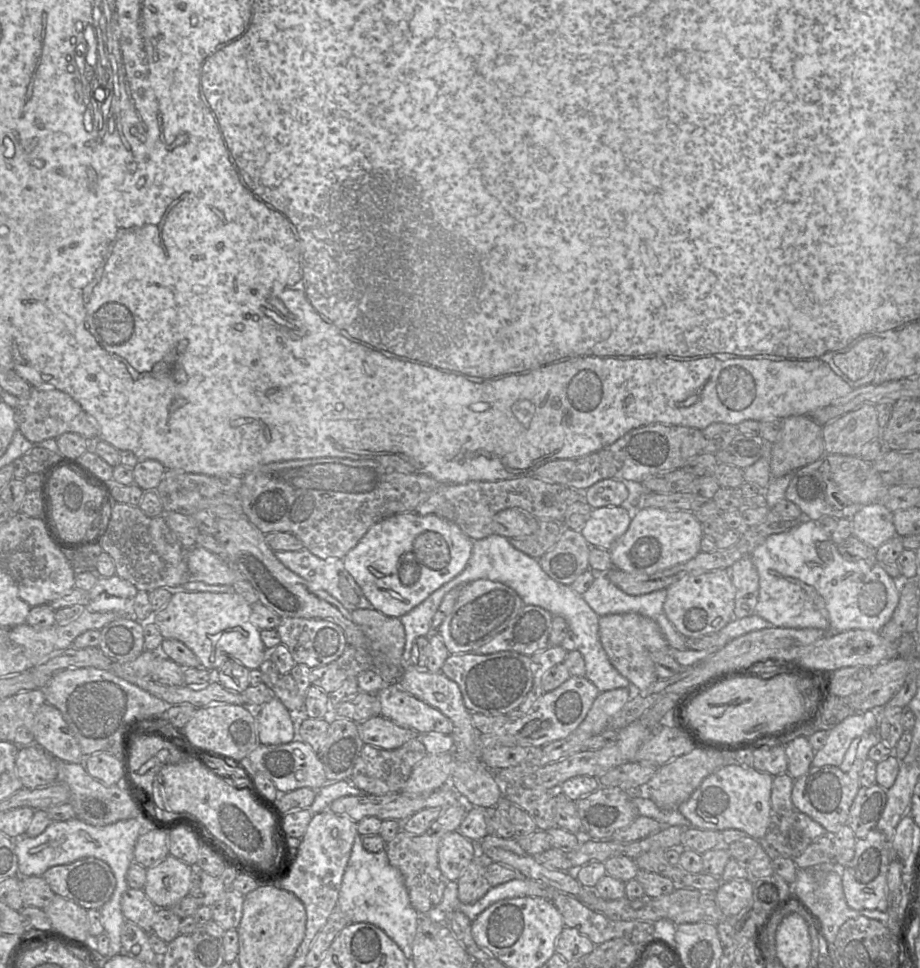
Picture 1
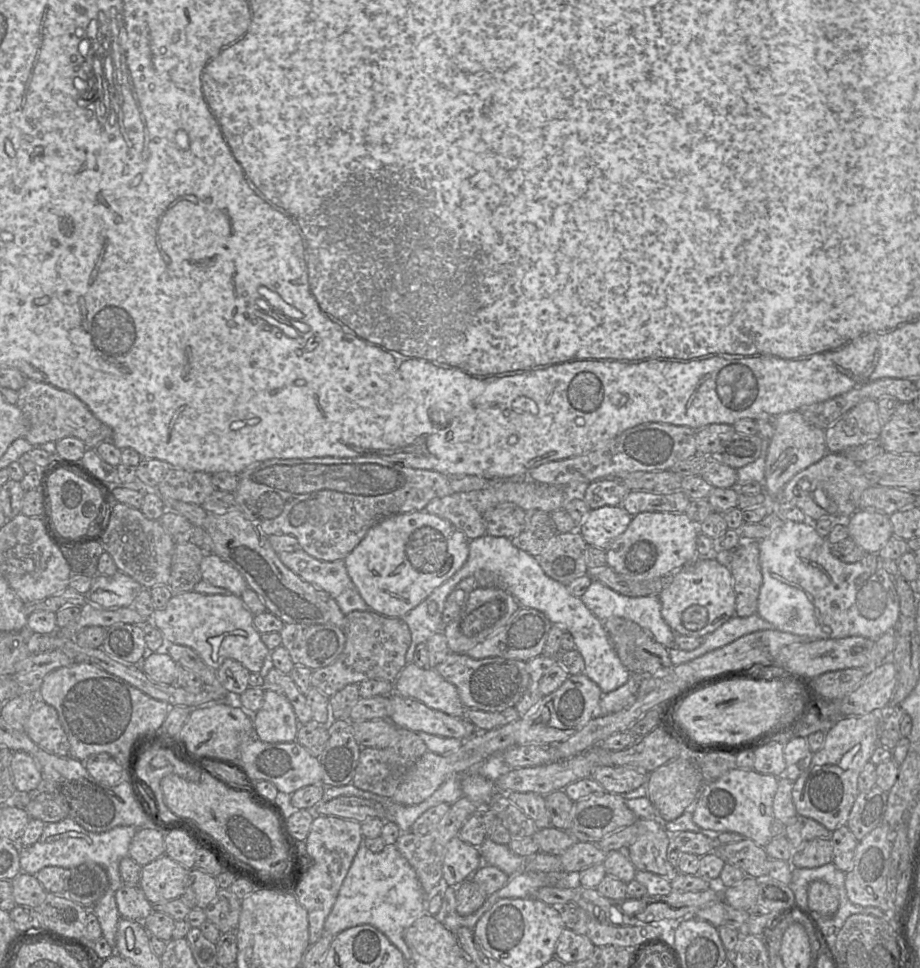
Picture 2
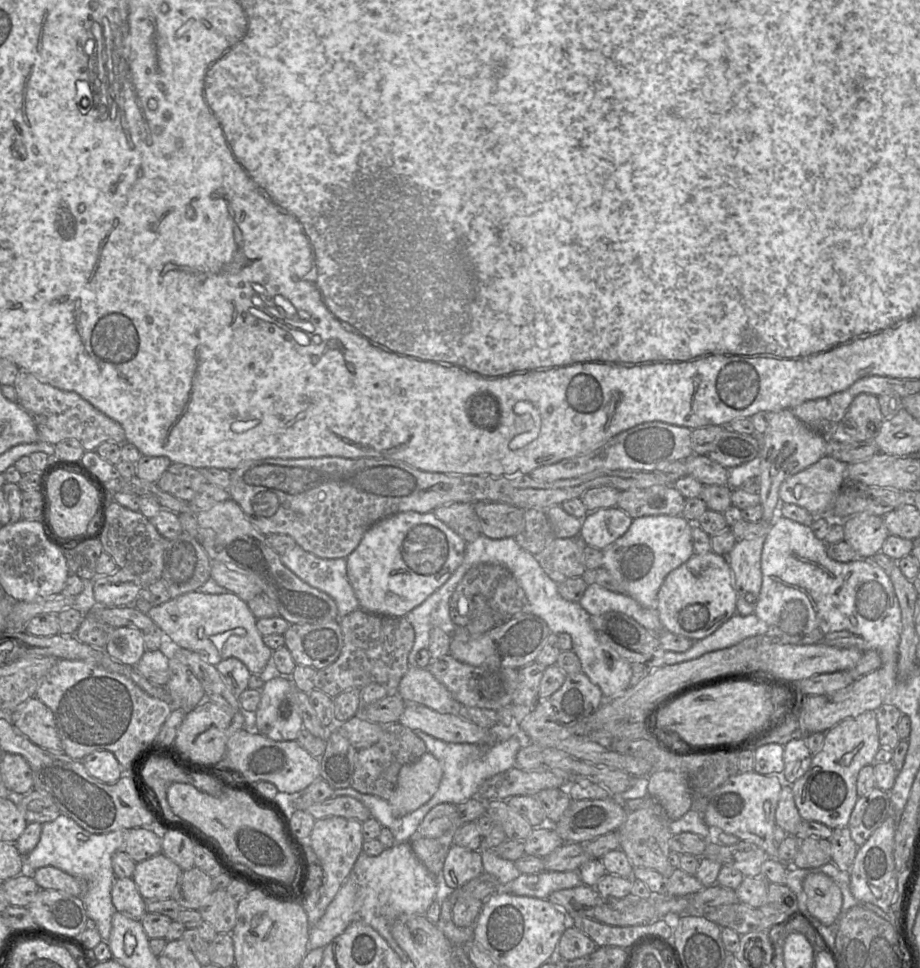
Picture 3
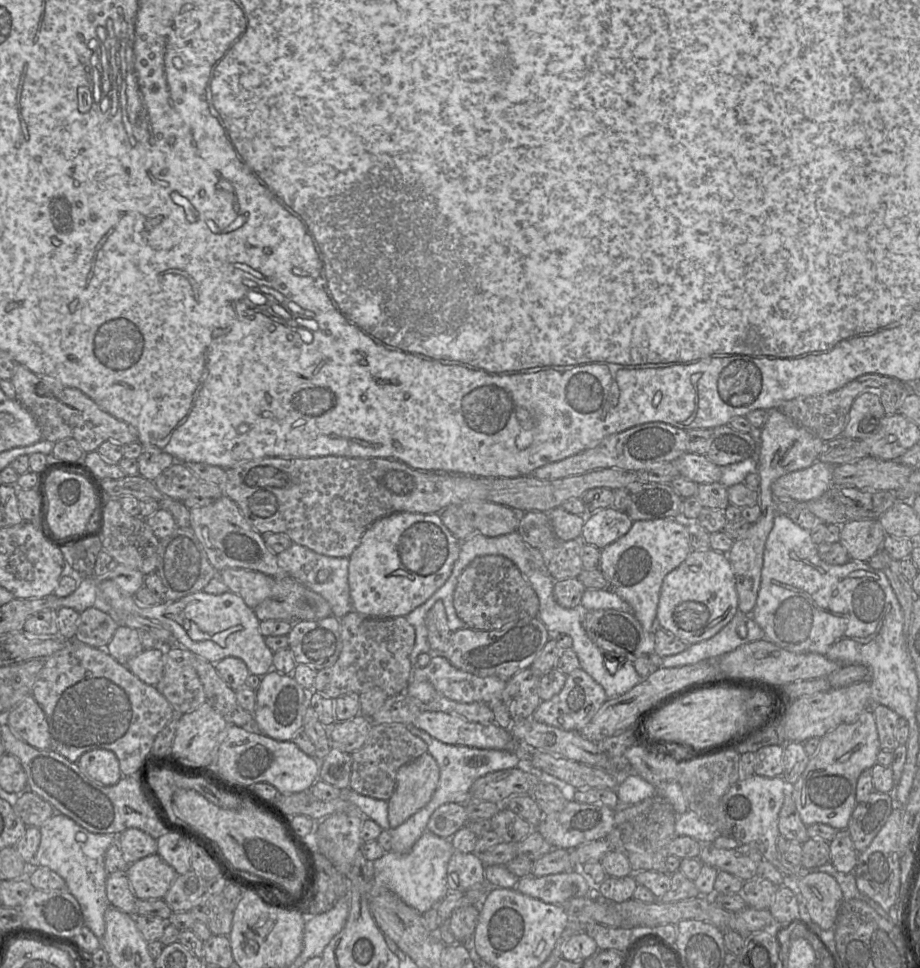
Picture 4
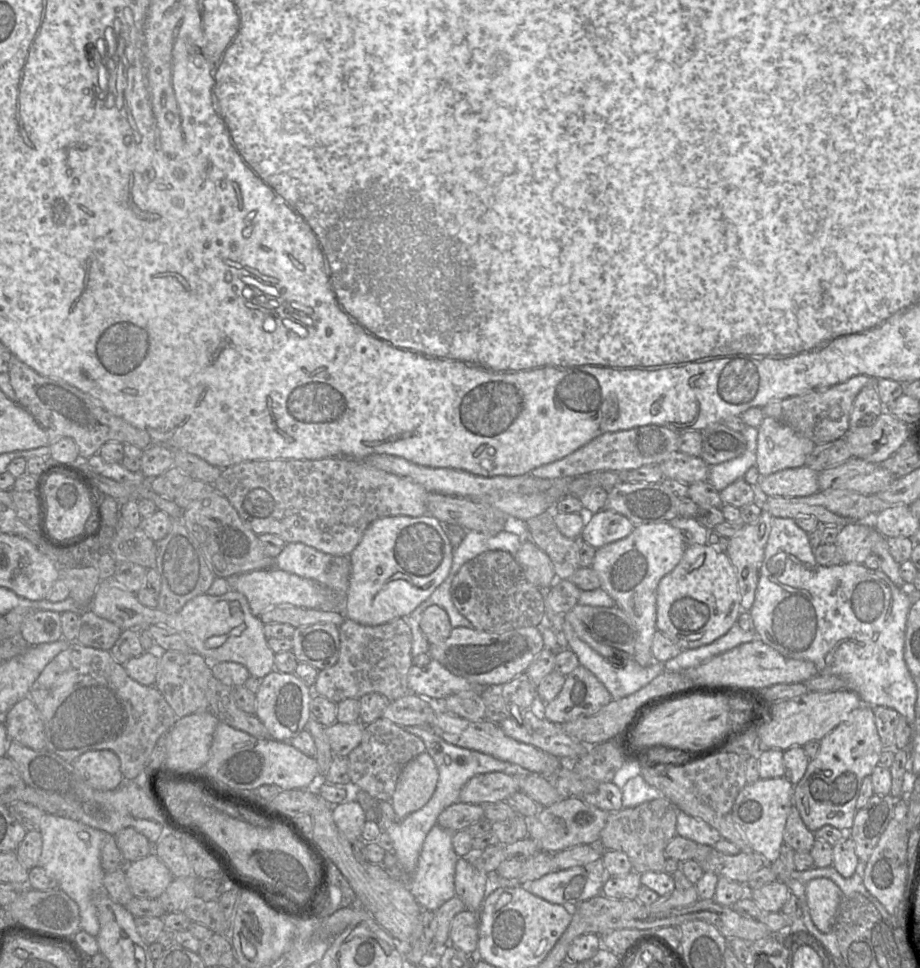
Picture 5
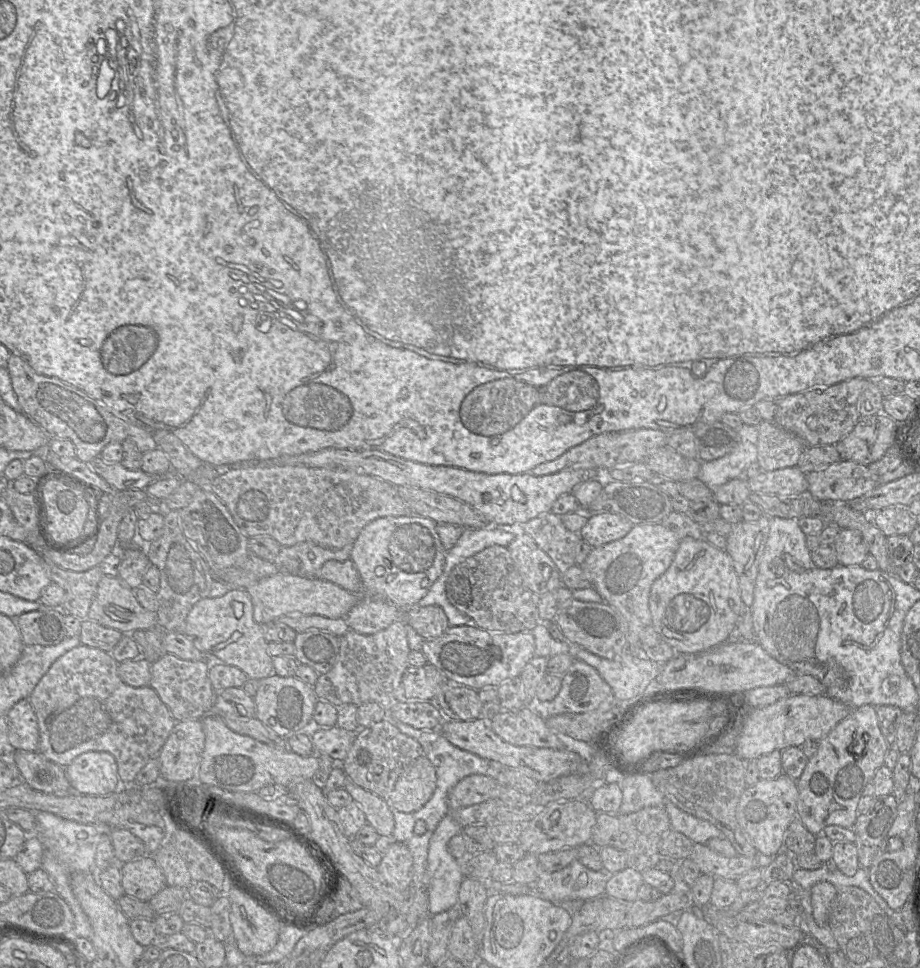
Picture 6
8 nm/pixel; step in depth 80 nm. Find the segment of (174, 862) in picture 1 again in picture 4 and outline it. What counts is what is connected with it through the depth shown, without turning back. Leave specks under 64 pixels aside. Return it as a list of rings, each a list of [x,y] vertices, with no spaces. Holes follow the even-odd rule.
[[[158,853],[131,863],[126,871],[137,899],[163,899],[177,873]]]

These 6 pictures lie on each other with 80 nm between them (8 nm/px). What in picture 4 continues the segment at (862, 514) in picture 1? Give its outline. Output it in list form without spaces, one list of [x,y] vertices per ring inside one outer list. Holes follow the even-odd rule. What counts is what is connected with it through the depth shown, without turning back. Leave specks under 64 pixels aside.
[[[878,519],[849,521],[841,526],[839,543],[847,550],[850,559],[868,561],[883,548],[886,532]]]

